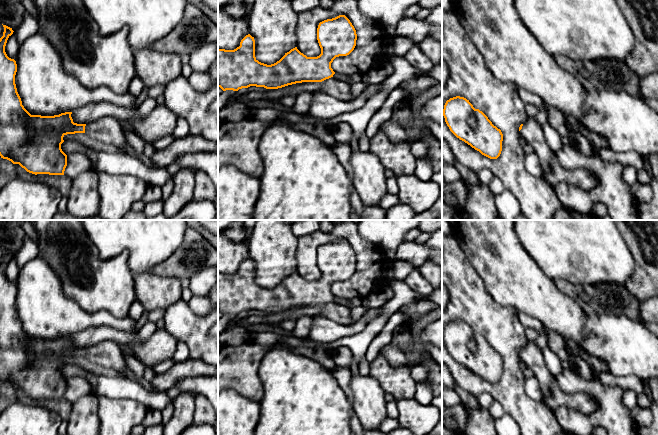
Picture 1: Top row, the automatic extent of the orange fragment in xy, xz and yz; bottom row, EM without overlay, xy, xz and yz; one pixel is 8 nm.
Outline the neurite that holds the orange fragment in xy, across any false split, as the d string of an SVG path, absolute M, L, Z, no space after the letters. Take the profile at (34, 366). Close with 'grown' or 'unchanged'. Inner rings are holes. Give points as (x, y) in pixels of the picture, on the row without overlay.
M3 249L4 256L0 262L0 380L19 388L32 398L64 399L67 390L67 379L62 375L63 361L67 358L85 357L89 361L114 369L122 377L126 375L126 362L121 347L114 341L102 341L87 348L73 346L72 336L65 336L54 340L31 339L22 329L17 316L15 299L17 288L7 280L5 270L8 262L13 258L12 252Z; grown

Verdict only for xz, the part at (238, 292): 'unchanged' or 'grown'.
grown

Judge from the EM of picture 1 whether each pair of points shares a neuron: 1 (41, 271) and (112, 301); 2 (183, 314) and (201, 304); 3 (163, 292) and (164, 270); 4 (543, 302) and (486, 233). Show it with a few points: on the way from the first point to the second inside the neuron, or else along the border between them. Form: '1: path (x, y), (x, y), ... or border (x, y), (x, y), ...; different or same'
1: border (45, 261), (60, 280), (63, 292), (73, 299); different
2: border (186, 302), (196, 314), (207, 314); different
3: border (149, 271), (162, 276), (174, 276), (180, 280); different
4: path (526, 285), (498, 257), (494, 250); same

